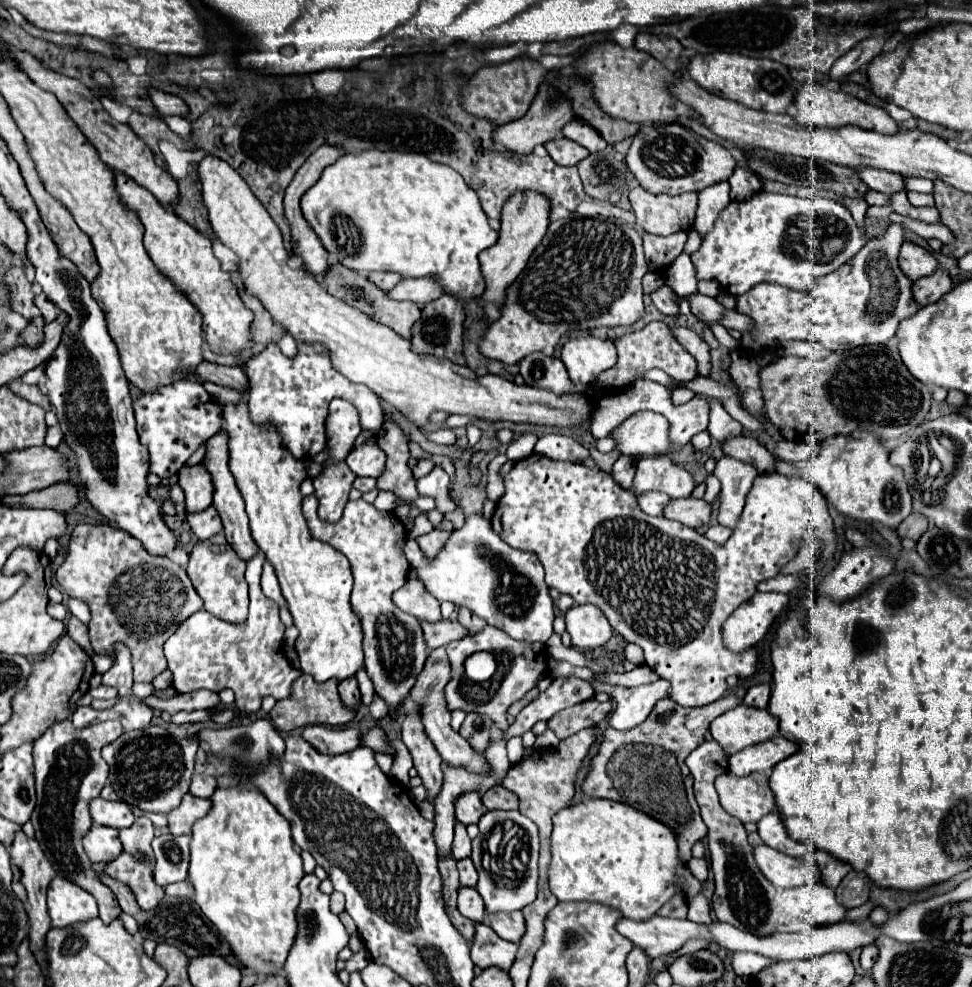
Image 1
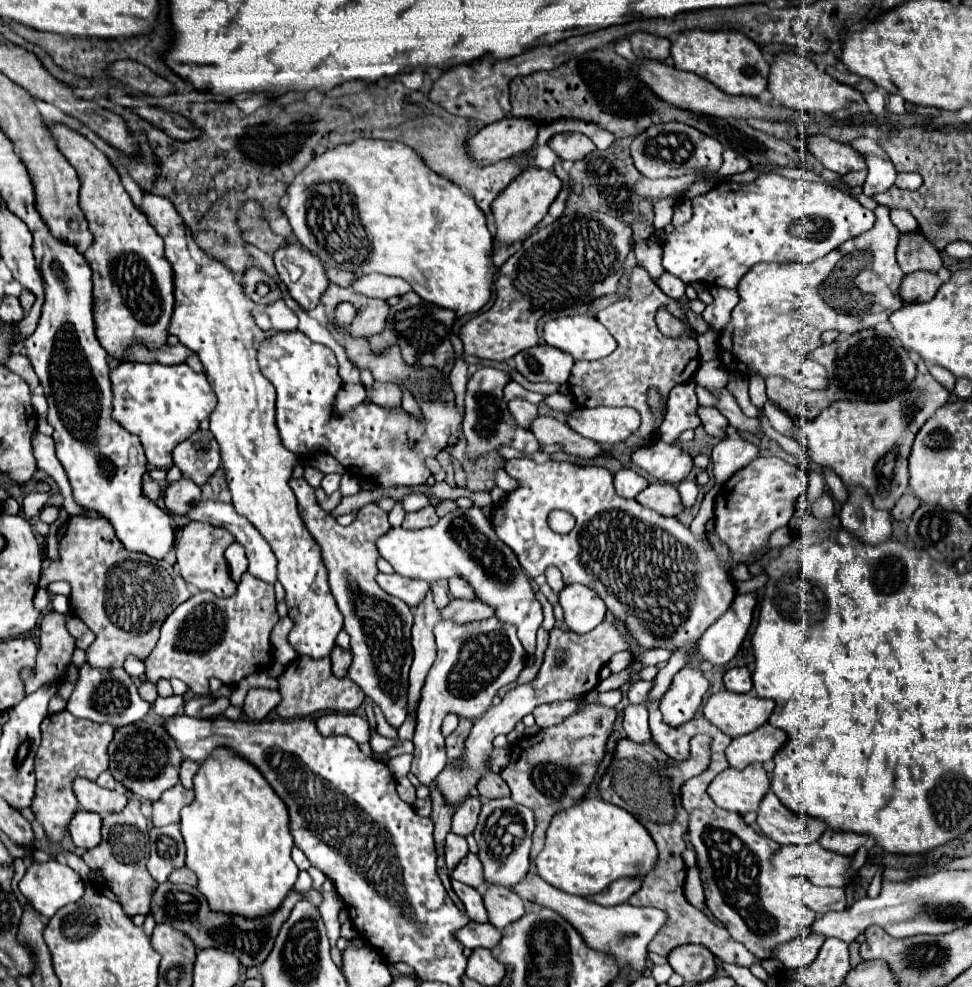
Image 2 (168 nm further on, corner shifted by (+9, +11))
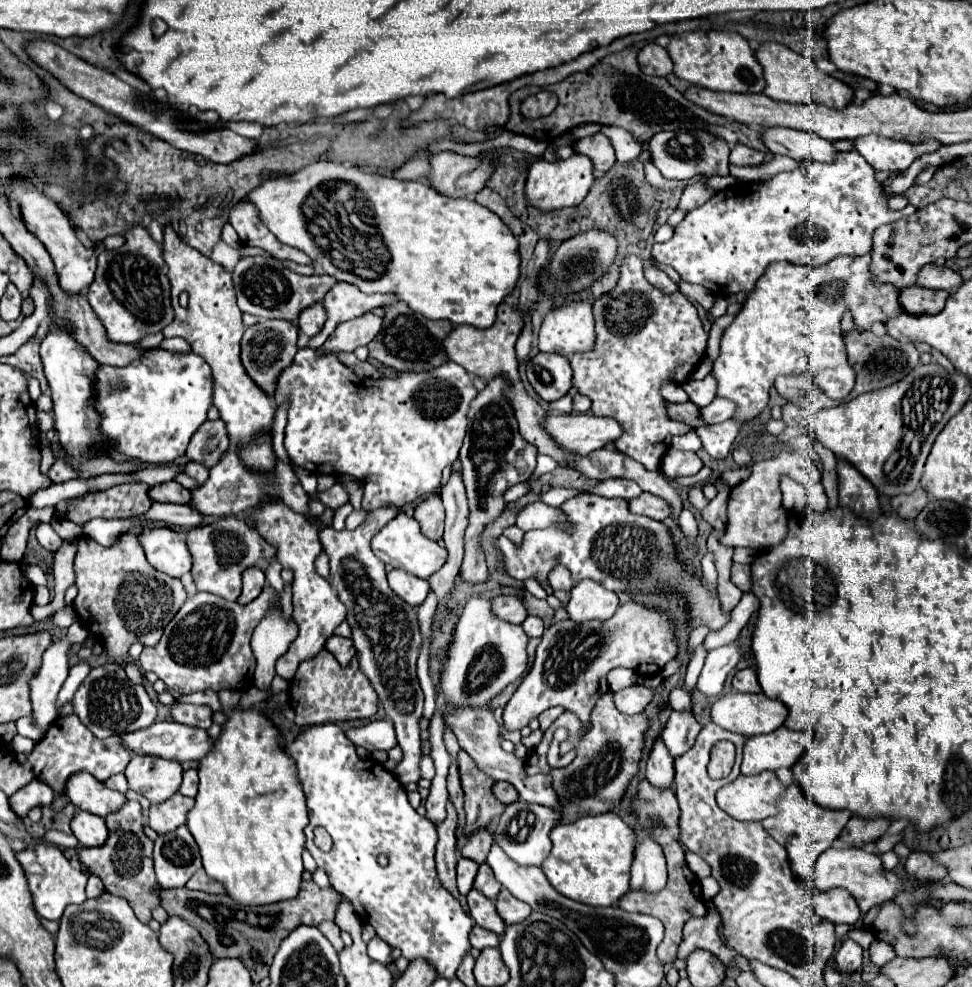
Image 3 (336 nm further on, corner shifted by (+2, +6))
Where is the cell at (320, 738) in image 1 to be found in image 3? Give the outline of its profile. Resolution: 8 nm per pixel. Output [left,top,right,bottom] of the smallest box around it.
[346,720,398,752]

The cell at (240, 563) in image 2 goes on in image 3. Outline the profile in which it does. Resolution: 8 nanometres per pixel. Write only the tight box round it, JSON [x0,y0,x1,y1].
[238,566,266,604]

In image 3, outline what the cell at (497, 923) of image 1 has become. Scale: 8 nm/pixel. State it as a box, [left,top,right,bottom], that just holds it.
[496,888,532,926]

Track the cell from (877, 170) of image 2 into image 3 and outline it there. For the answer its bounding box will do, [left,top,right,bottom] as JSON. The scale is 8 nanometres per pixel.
[854,136,940,174]

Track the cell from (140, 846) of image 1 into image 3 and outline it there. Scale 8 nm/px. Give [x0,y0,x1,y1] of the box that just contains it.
[80,802,160,924]

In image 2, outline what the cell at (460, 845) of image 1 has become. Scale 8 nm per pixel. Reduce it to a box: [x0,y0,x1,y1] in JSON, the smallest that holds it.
[445,833,469,871]

